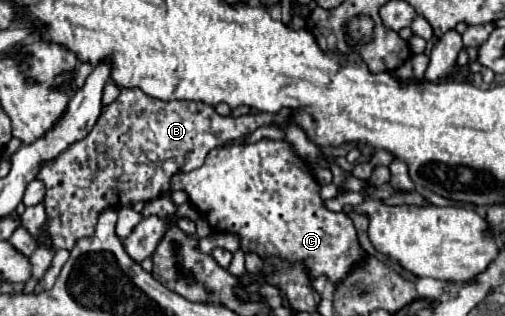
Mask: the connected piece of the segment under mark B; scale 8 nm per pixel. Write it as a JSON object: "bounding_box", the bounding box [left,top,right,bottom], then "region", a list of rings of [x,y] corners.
{"bounding_box":[22,88,292,294],"region":[[[138,88],[122,90],[120,96],[110,106],[106,106],[102,110],[102,116],[98,118],[98,122],[92,128],[92,132],[84,140],[72,144],[56,160],[46,162],[42,166],[40,174],[38,174],[38,178],[46,184],[44,204],[46,204],[48,220],[50,220],[52,250],[38,248],[30,256],[34,272],[32,272],[32,278],[24,284],[22,294],[34,292],[36,282],[48,270],[56,250],[60,250],[60,248],[72,250],[72,246],[76,244],[78,238],[94,234],[94,226],[96,226],[96,220],[98,220],[102,210],[132,206],[136,202],[148,202],[152,198],[158,198],[162,192],[168,192],[172,174],[176,174],[176,172],[190,172],[190,170],[202,166],[206,156],[208,156],[208,152],[212,148],[224,146],[224,144],[234,142],[234,140],[242,140],[242,138],[246,138],[248,134],[252,134],[260,126],[280,126],[280,128],[286,128],[290,124],[290,120],[292,120],[292,110],[290,108],[286,108],[286,110],[282,108],[276,114],[260,112],[260,114],[248,114],[248,116],[234,118],[234,116],[220,116],[220,114],[216,114],[210,104],[198,104],[198,102],[190,102],[190,100],[162,102],[162,100],[154,100],[154,98],[146,96]]]}

